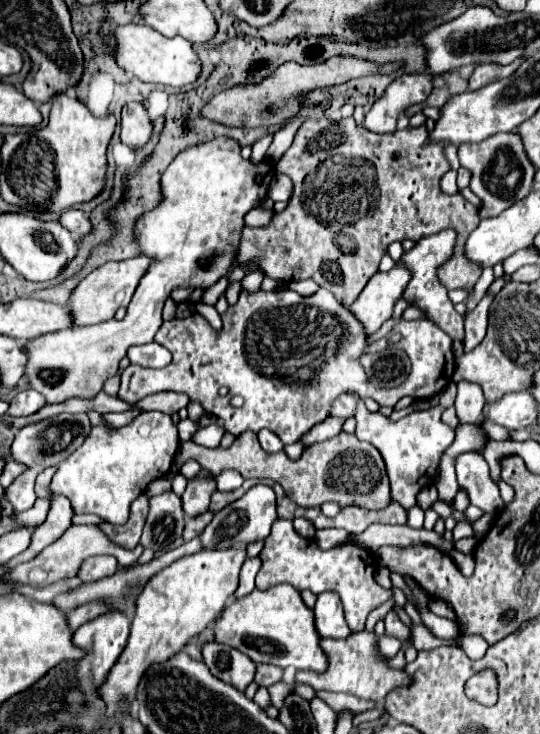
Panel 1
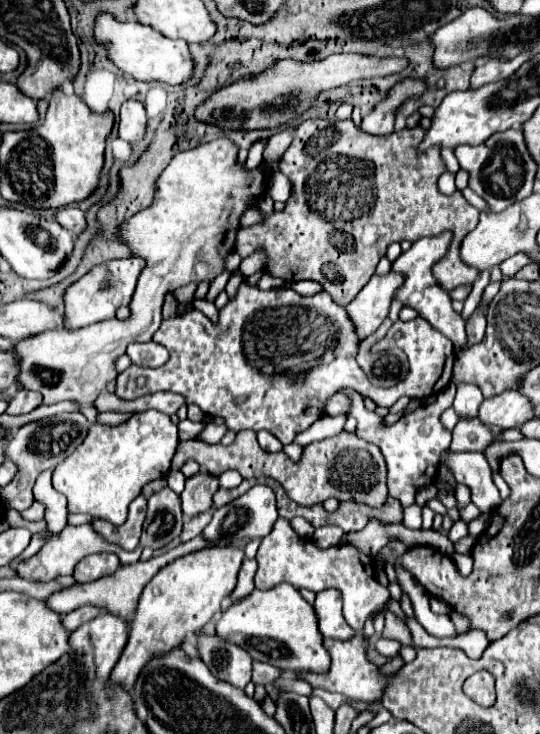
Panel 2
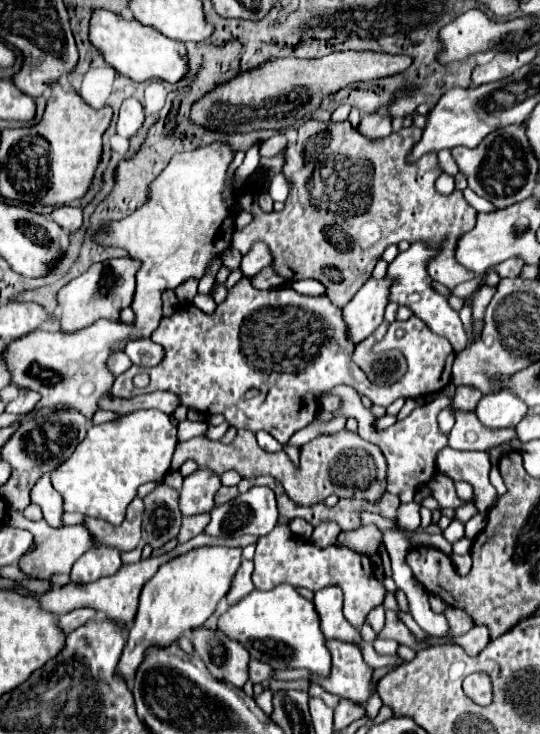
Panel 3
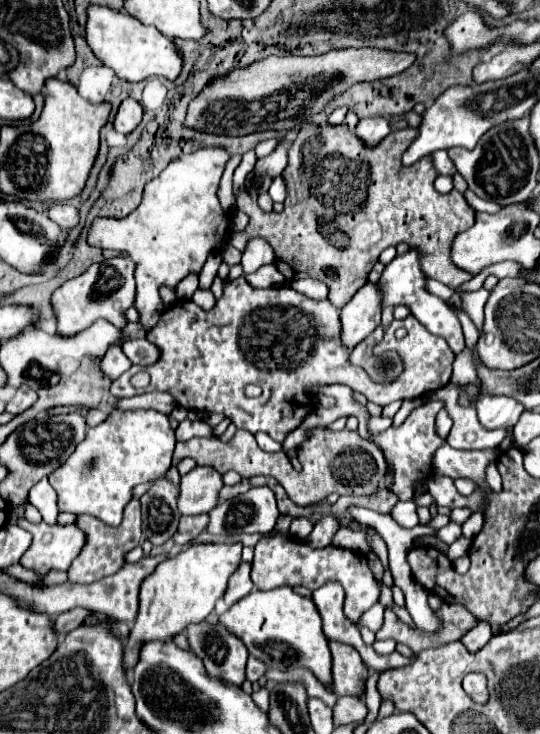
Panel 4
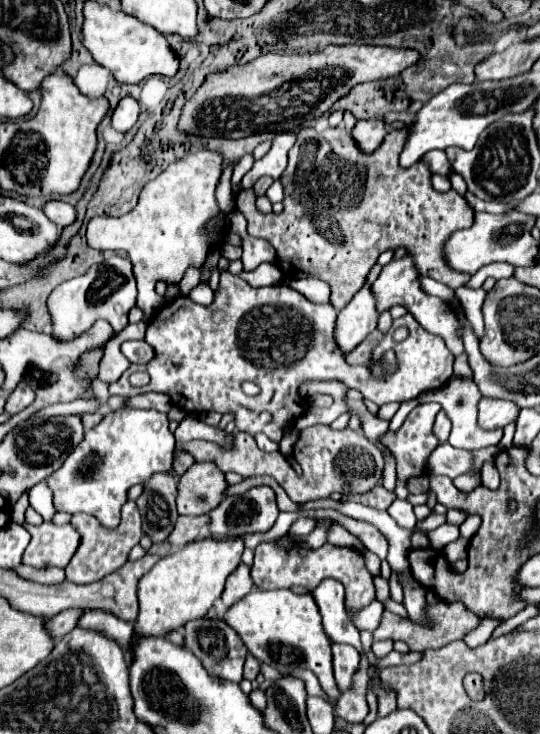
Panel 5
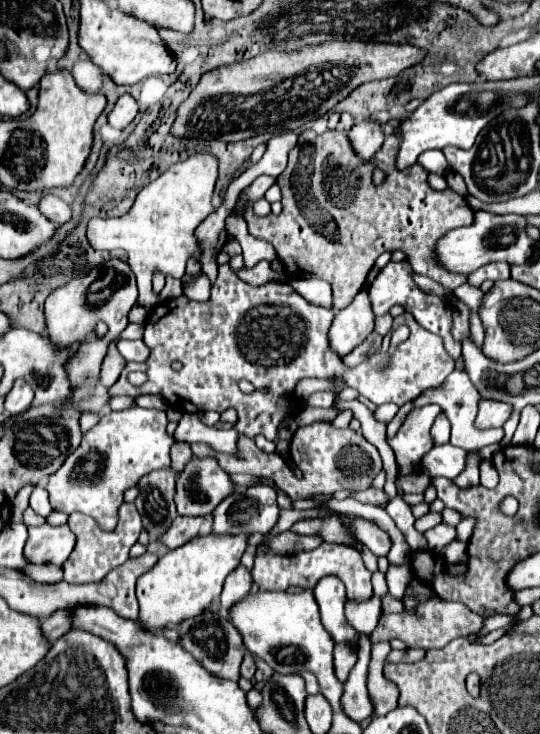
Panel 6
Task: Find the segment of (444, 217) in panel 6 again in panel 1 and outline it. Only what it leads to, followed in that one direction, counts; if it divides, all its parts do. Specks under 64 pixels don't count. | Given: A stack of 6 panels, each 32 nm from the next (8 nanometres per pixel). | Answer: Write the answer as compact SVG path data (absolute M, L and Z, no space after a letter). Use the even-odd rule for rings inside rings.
M344 118L340 122L306 120L298 128L292 146L278 160L278 172L286 172L286 176L292 178L294 194L288 200L286 210L274 214L272 222L266 228L244 230L238 264L252 260L268 278L282 282L312 278L318 286L328 288L344 306L348 306L358 298L368 280L376 274L388 244L406 238L418 242L420 238L432 236L444 228L456 228L458 242L454 258L448 260L444 268L440 268L438 276L448 290L462 288L472 294L474 284L482 274L482 266L464 256L464 244L470 232L478 226L480 218L476 218L478 208L464 200L460 194L448 196L440 190L440 178L450 170L444 148L444 142L430 142L426 126L408 126L392 134L374 134L364 126L358 126L354 118Z

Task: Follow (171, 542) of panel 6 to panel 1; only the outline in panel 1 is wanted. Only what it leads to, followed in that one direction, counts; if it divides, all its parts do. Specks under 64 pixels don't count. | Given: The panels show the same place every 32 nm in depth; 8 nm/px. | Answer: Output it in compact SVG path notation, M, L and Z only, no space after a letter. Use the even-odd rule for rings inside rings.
M204 512L204 514L200 514L200 516L196 516L196 518L186 518L186 528L184 528L184 540L188 542L188 540L192 540L192 538L196 538L196 536L200 536L202 534L202 530L210 524L210 520L212 520L212 512Z

